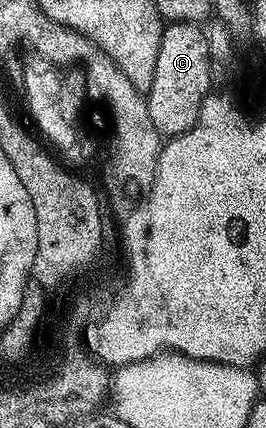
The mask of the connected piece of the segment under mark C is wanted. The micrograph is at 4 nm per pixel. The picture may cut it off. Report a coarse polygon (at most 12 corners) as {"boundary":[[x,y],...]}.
{"boundary":[[205,29],[162,31],[145,95],[167,139],[188,132],[212,89]]}

